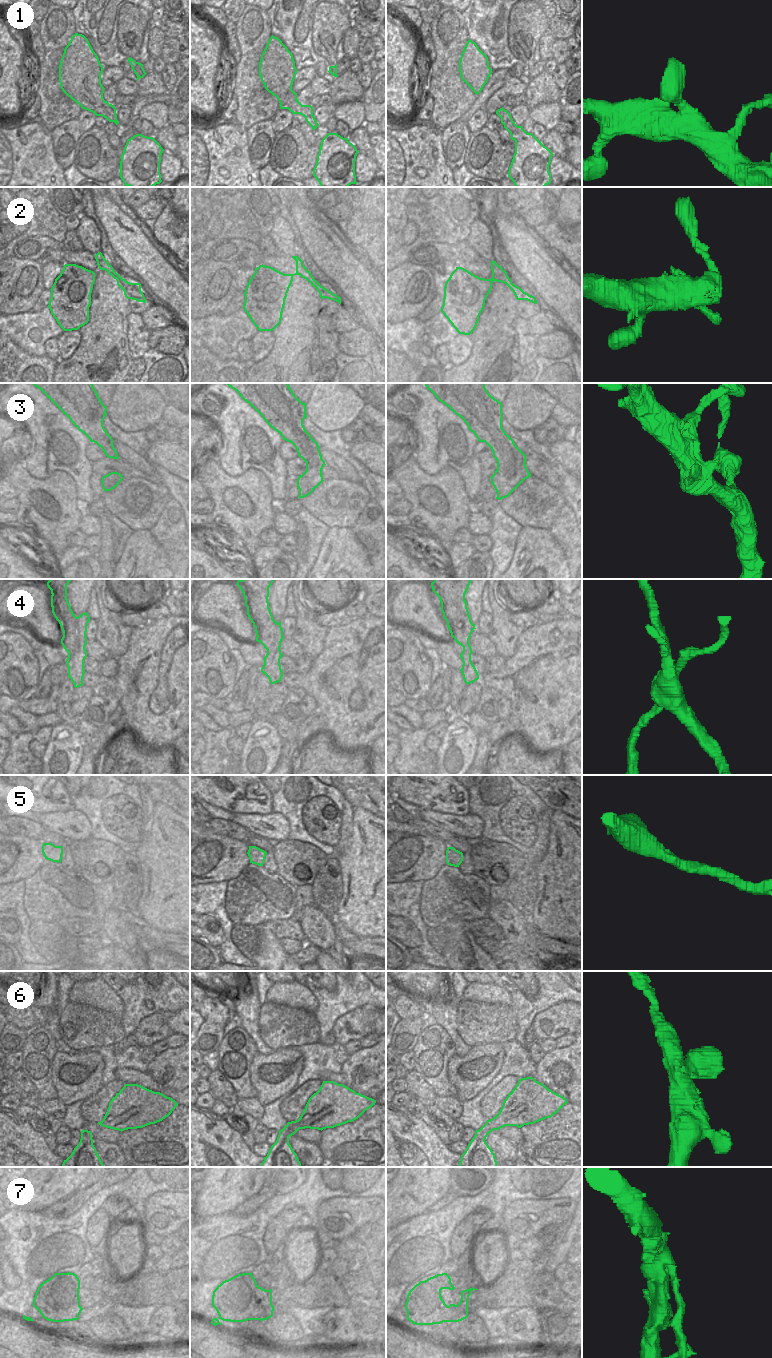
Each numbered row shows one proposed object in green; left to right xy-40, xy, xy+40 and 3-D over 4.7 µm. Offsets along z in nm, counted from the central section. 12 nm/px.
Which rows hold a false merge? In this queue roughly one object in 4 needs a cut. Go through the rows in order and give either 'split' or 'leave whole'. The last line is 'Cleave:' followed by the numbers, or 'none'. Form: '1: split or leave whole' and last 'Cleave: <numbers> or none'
1: leave whole
2: leave whole
3: leave whole
4: split
5: leave whole
6: leave whole
7: split
Cleave: 4, 7

